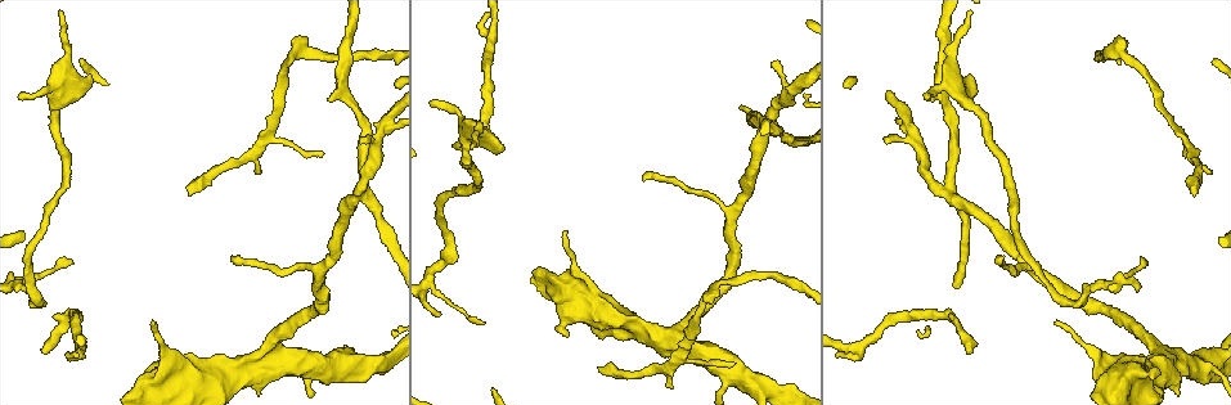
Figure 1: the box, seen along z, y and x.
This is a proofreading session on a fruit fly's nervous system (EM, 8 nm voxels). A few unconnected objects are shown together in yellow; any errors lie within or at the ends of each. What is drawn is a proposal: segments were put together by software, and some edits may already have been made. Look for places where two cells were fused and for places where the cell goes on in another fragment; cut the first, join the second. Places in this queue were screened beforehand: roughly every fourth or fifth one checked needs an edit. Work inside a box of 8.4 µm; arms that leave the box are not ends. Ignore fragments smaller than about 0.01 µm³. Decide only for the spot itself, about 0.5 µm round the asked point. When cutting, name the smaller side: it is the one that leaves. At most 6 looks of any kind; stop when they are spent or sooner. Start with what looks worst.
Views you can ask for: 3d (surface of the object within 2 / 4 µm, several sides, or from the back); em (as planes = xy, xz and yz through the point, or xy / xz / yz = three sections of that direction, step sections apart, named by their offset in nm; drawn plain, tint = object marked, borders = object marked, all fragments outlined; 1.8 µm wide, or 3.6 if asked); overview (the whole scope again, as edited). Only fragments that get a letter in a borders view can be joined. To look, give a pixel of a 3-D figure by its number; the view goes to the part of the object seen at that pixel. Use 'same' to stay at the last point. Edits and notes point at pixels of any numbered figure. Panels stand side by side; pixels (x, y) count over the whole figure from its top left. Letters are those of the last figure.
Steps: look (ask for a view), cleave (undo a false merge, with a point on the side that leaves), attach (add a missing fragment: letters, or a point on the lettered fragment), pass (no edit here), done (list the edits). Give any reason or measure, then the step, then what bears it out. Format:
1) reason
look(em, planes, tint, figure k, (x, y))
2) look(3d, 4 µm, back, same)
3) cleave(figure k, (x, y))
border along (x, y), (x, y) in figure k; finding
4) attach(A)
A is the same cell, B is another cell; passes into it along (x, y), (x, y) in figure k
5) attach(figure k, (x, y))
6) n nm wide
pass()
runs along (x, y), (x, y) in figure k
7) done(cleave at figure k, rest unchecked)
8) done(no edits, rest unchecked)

four-way junction
look(em, planes, borders, figure 1, (947, 192))

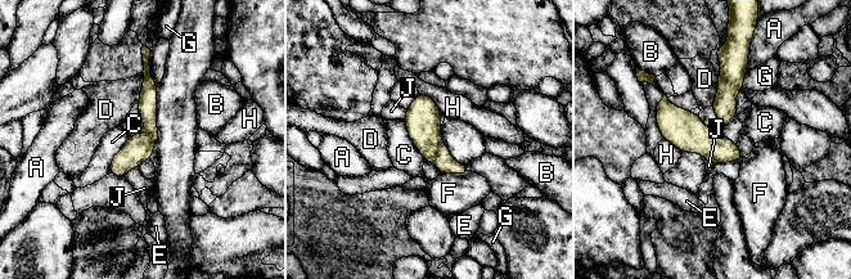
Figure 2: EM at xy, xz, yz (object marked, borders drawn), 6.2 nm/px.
170 nm wide; C touches over 300 nm
cleave(figure 2, (445, 163))
A, B, C, D, E, F, G, H and J are other cells; a second cell is stuck on

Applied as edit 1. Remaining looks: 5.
look(overview)

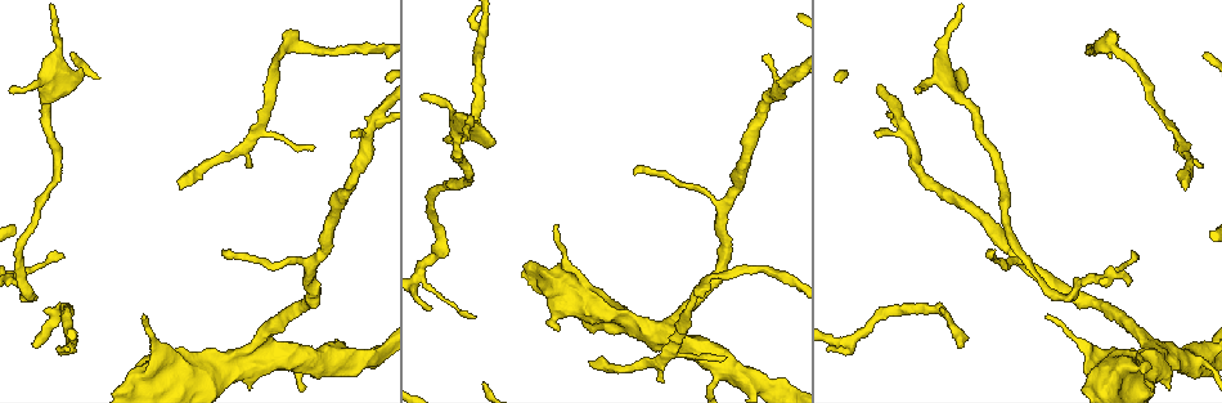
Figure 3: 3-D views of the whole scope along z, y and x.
sharp bend
look(em, xz, step 16, tint, figure 3, (231, 365))

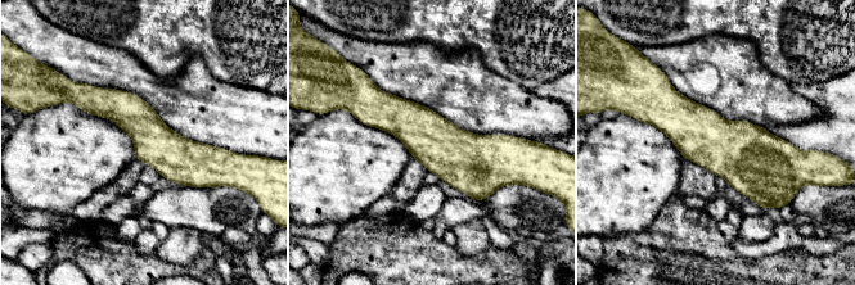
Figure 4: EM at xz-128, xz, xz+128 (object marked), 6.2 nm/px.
cut it another way
look(em, xy, step 16, tint, same)

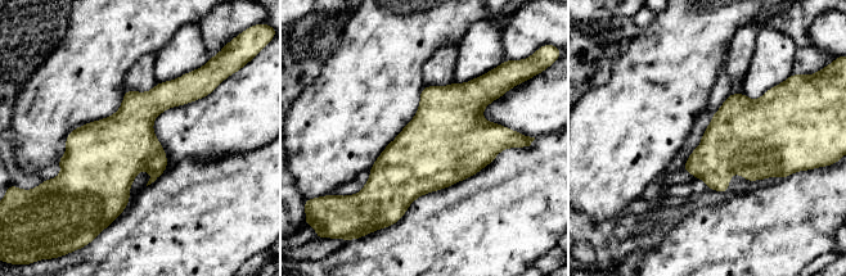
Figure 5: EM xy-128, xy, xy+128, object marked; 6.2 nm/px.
look(em, xy, step 16, borders, same)

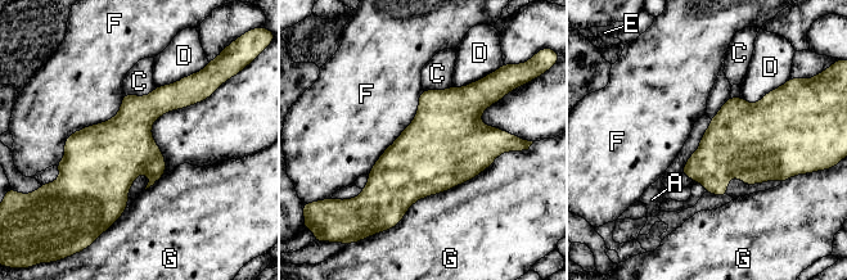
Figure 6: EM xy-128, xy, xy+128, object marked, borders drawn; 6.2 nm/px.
G touches over 900 nm
pass()
A, C, D, E, F and G are other cells; border along (125, 94), (54, 165) in figure 6; all the same cell

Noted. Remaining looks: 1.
done(cleave at figure 2, rest unchecked)

